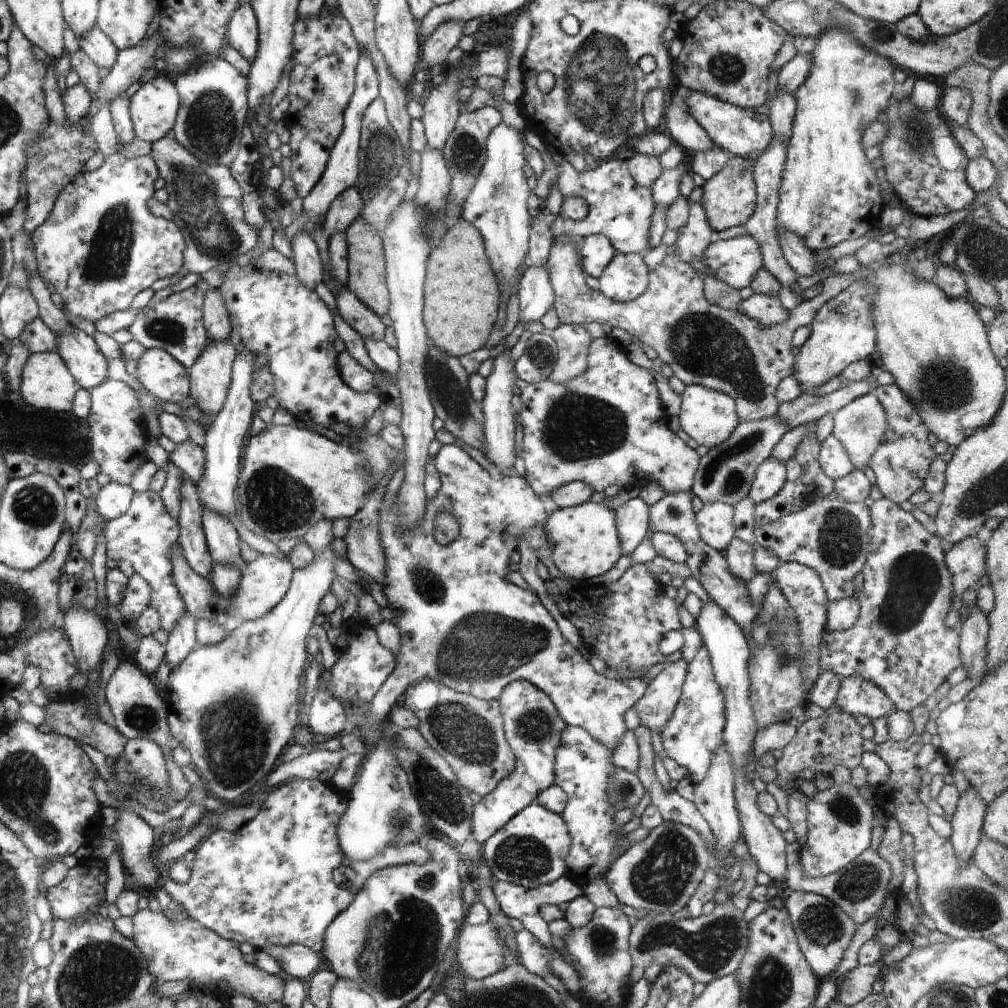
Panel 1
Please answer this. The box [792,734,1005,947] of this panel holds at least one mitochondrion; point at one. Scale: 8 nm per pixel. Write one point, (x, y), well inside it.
(973, 908)

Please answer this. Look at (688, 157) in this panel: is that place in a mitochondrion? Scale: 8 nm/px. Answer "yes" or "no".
no

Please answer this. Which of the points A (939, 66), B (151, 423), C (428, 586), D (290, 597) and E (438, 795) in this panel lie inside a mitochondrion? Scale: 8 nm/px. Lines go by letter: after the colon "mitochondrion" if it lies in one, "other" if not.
A: other
B: other
C: mitochondrion
D: other
E: mitochondrion

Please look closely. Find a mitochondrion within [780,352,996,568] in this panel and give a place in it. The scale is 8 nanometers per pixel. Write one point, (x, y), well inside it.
(946, 386)

